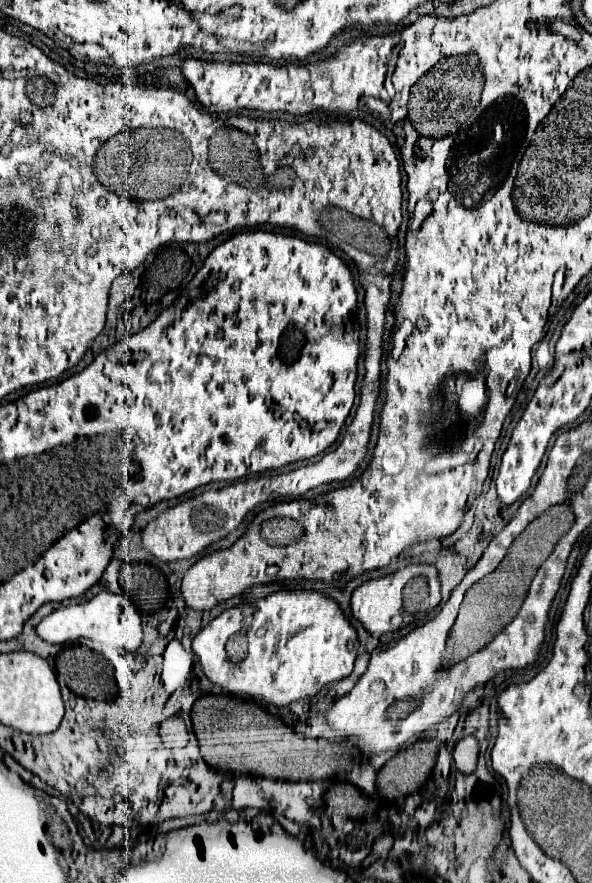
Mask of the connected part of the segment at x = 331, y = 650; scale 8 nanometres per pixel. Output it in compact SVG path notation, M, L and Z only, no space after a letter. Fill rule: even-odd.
M279 590L271 596L257 600L253 612L243 612L243 608L235 606L231 610L221 612L215 620L211 620L205 628L195 634L191 650L197 656L205 676L221 686L227 692L243 692L247 696L253 696L261 702L275 704L275 706L287 706L299 698L315 696L323 686L331 682L339 682L347 678L353 672L353 662L357 656L357 632L355 628L345 620L341 608L331 598L313 592L313 590ZM237 630L243 630L249 640L249 654L241 662L231 662L225 654L225 640L235 634Z

